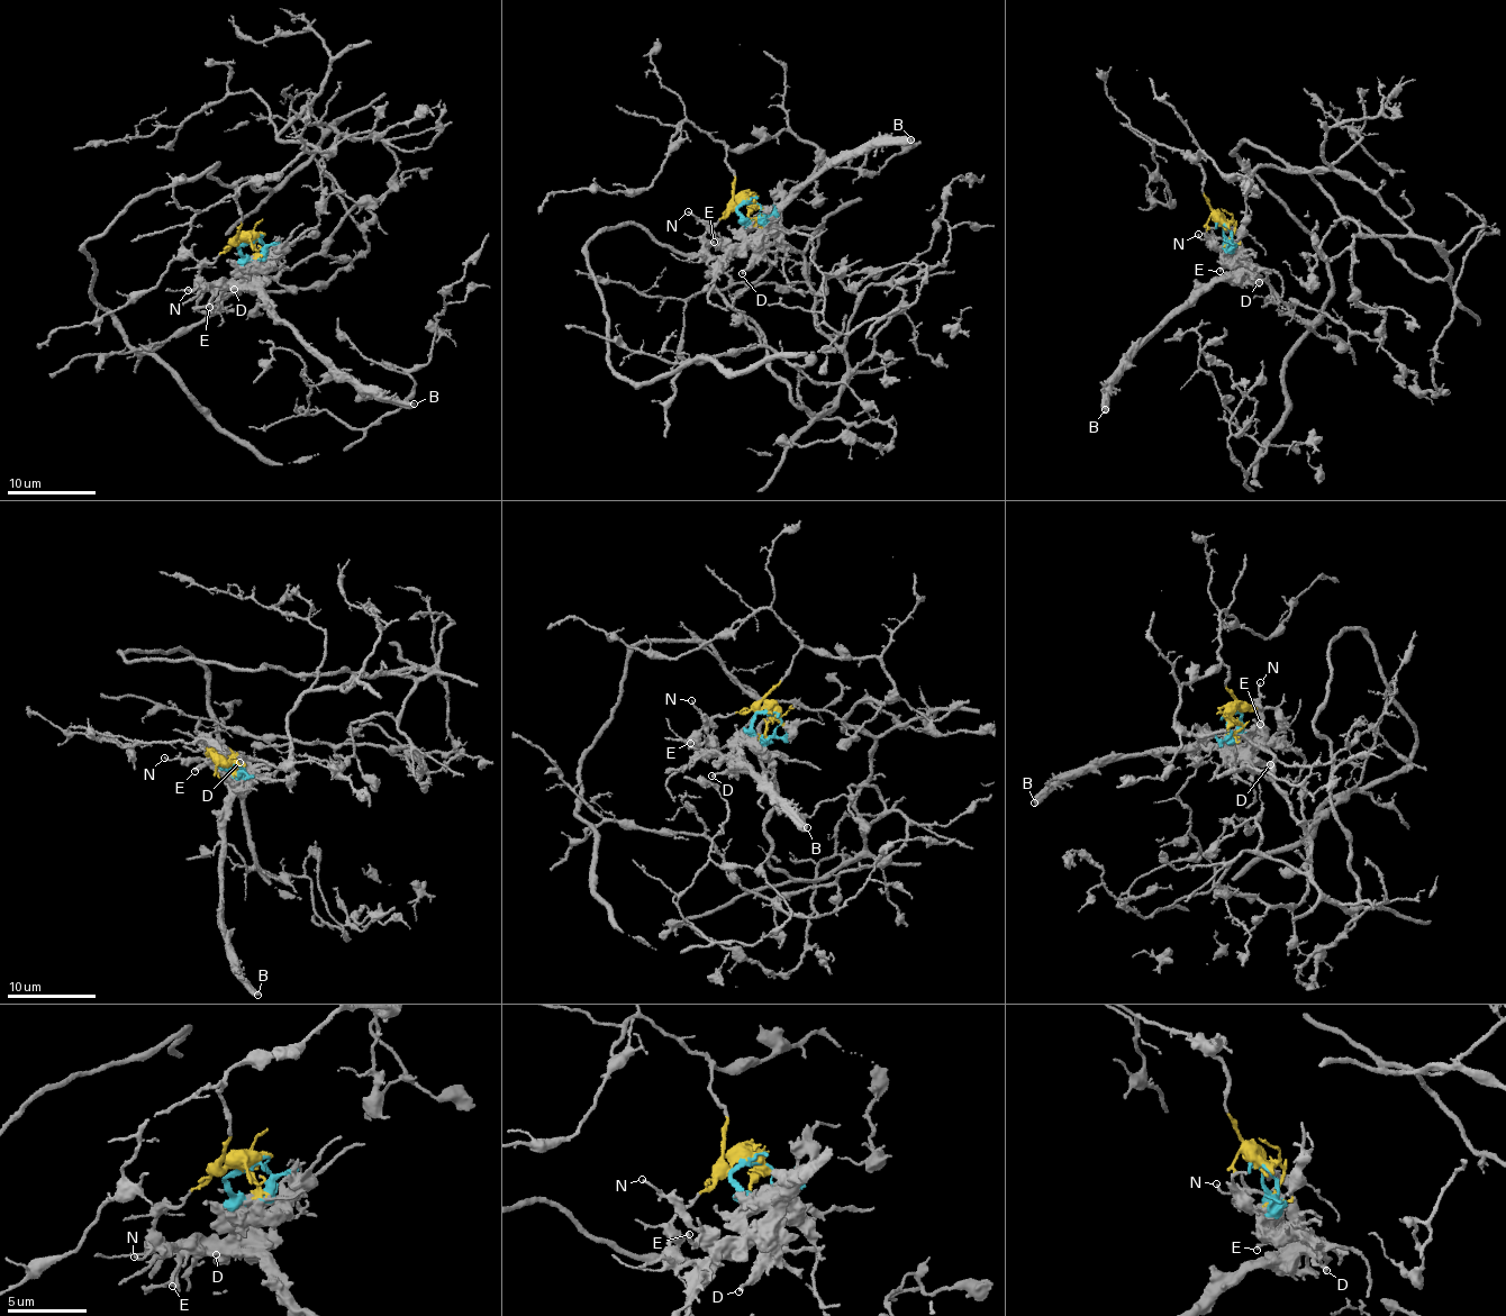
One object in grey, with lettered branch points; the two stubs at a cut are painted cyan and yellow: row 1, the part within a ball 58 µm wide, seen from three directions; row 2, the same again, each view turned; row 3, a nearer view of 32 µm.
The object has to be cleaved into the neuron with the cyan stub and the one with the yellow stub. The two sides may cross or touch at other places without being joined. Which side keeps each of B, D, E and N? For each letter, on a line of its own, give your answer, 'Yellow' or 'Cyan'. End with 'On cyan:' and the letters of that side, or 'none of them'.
B: Cyan
D: Cyan
E: Cyan
N: Cyan
On cyan: B, D, E, N

